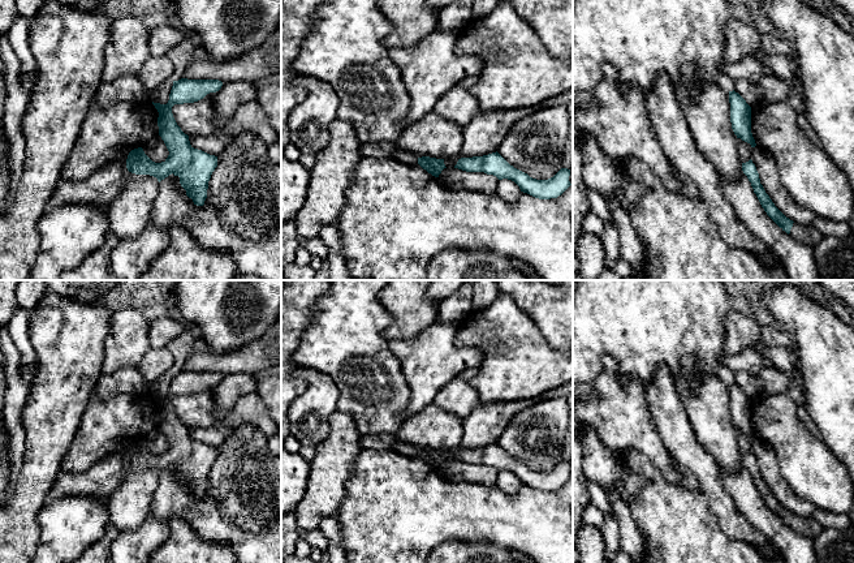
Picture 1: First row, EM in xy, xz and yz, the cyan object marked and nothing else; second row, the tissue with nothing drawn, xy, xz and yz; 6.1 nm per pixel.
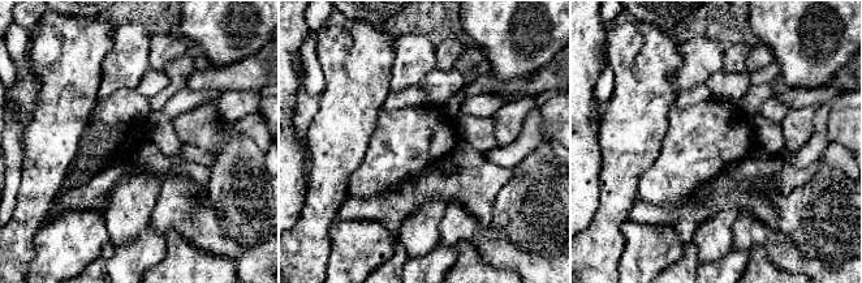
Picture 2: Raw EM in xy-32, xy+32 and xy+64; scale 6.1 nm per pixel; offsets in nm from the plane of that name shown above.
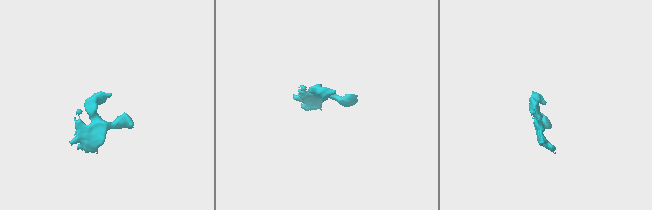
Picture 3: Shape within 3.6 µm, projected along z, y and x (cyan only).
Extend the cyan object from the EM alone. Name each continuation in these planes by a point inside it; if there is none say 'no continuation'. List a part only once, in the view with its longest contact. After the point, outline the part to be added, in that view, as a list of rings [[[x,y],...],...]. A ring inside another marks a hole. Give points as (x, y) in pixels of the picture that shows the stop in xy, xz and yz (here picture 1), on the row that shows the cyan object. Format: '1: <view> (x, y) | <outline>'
1: xy (100, 188) | [[[120,156],[79,181],[60,180],[49,199],[49,207],[64,205],[92,205],[104,212],[117,197],[128,173],[126,159]]]

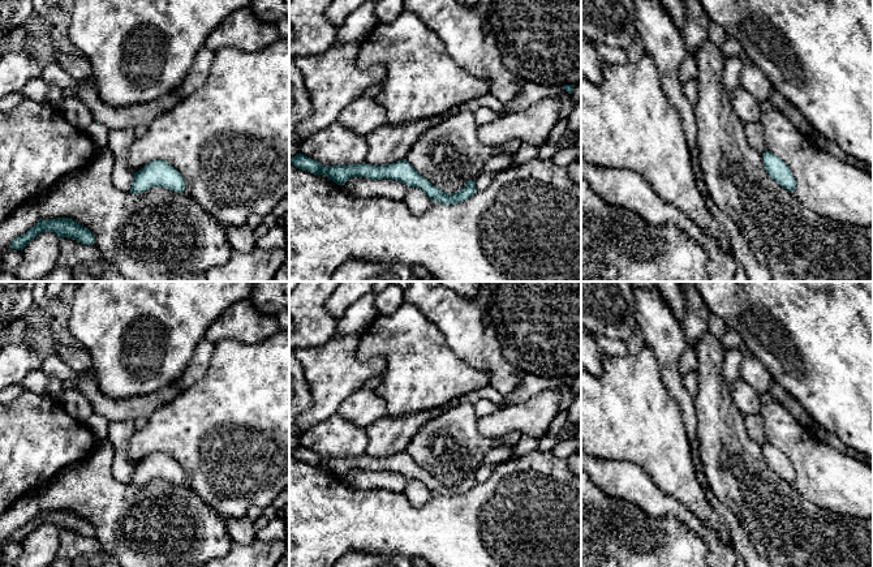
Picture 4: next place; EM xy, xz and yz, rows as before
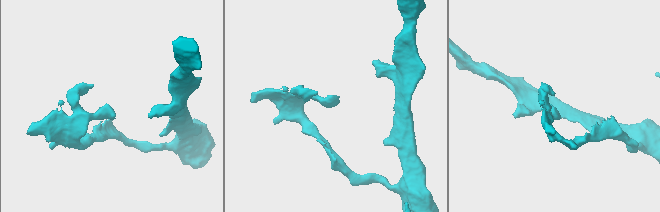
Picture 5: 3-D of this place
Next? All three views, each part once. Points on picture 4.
1: xy (98, 133) | [[[95,121],[90,124],[85,132],[93,139],[94,145],[98,147],[104,147],[108,143],[108,132],[109,129],[106,125],[96,125]]]

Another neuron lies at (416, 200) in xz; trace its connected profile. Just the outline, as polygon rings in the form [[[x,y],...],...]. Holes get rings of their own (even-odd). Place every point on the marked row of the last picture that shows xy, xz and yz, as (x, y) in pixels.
[[[409,186],[404,203],[414,215],[421,215],[430,206],[431,199],[418,188]]]

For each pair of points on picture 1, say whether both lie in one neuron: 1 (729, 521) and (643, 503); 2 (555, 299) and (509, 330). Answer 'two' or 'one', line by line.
1: two
2: two

